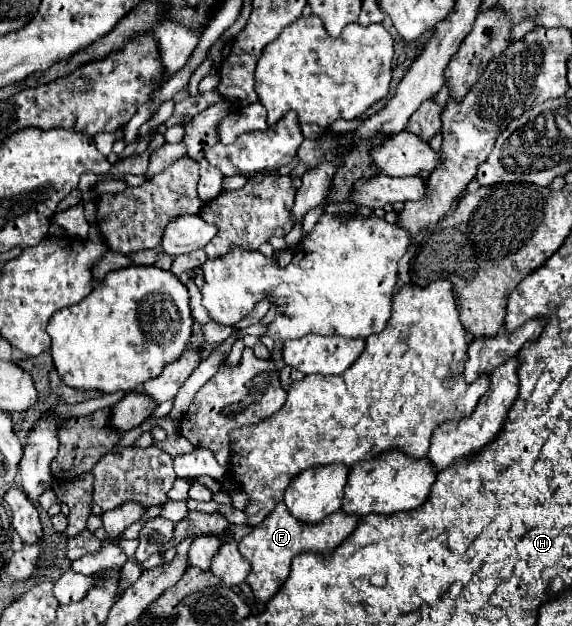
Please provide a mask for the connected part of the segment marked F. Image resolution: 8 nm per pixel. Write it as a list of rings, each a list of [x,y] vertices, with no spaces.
[[[279,502],[269,518],[265,518],[259,526],[255,526],[249,534],[245,534],[239,540],[239,552],[251,564],[247,584],[251,586],[255,600],[259,600],[261,604],[267,604],[277,594],[281,584],[287,580],[291,570],[291,560],[297,554],[313,552],[319,556],[331,556],[335,548],[353,534],[357,522],[359,522],[357,516],[347,516],[345,512],[339,510],[327,520],[323,520],[321,524],[303,524],[289,514],[283,502]]]

